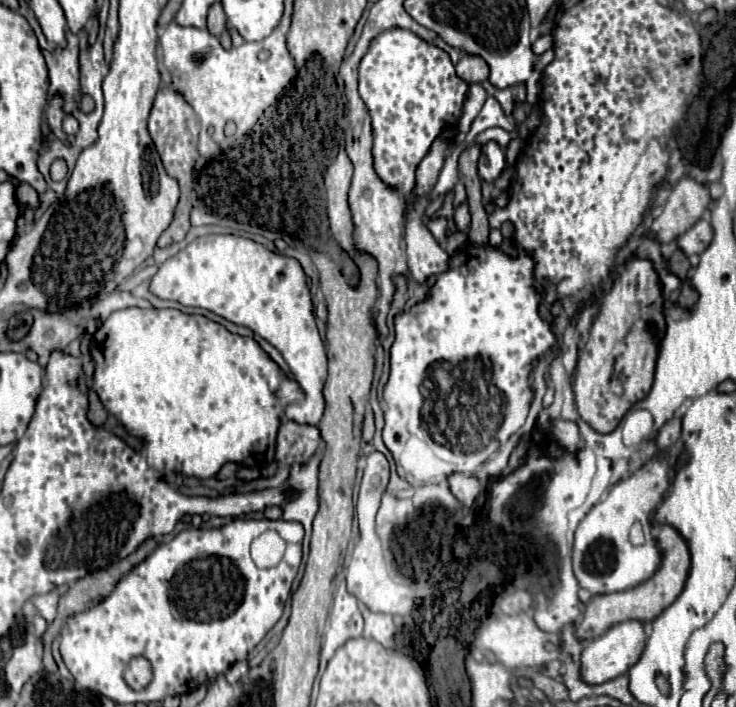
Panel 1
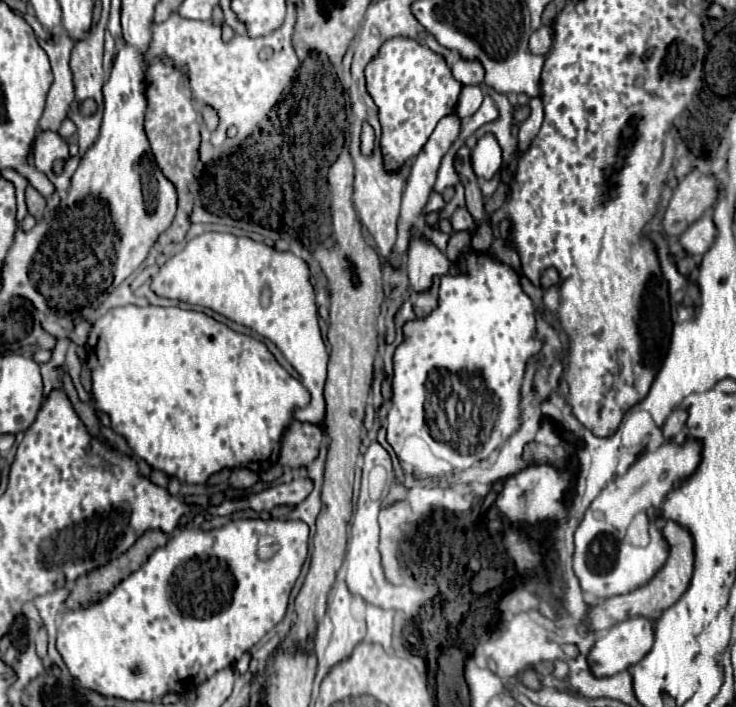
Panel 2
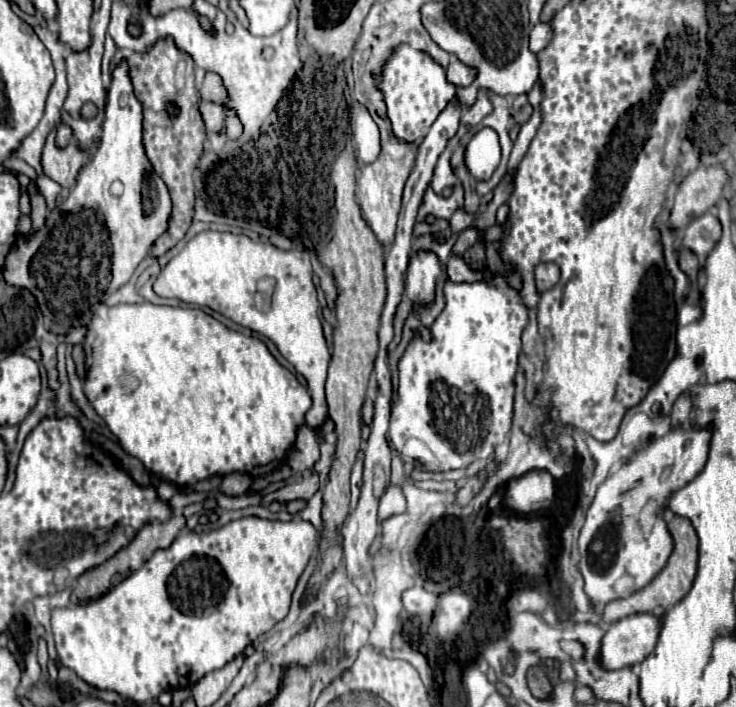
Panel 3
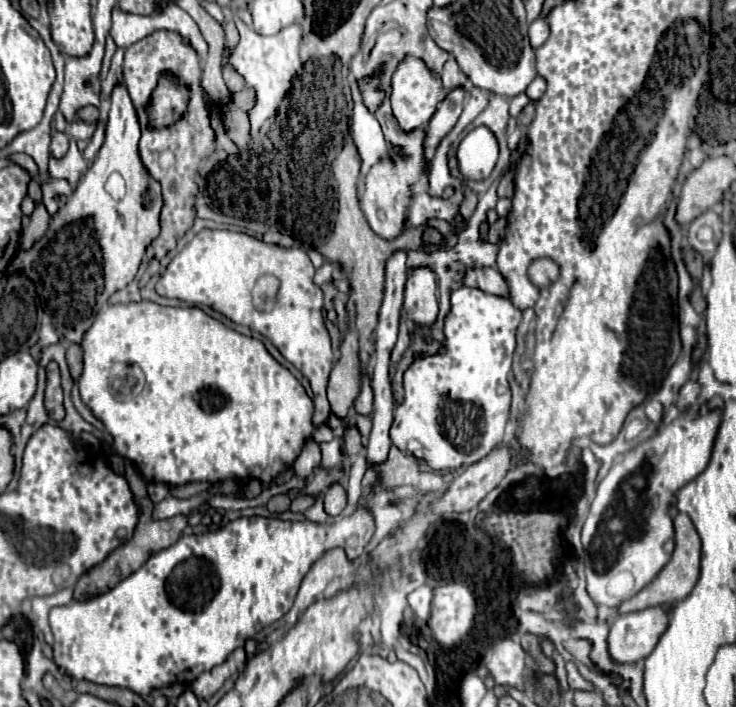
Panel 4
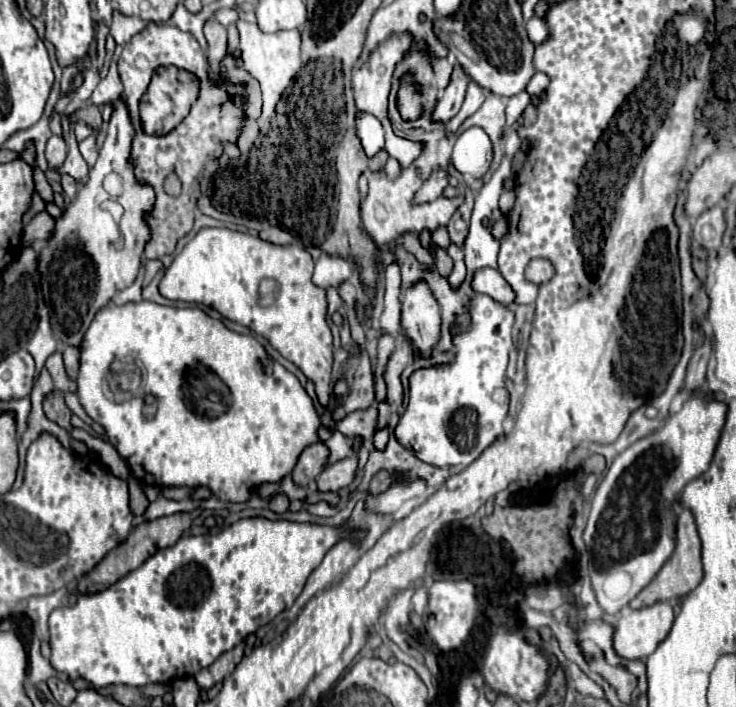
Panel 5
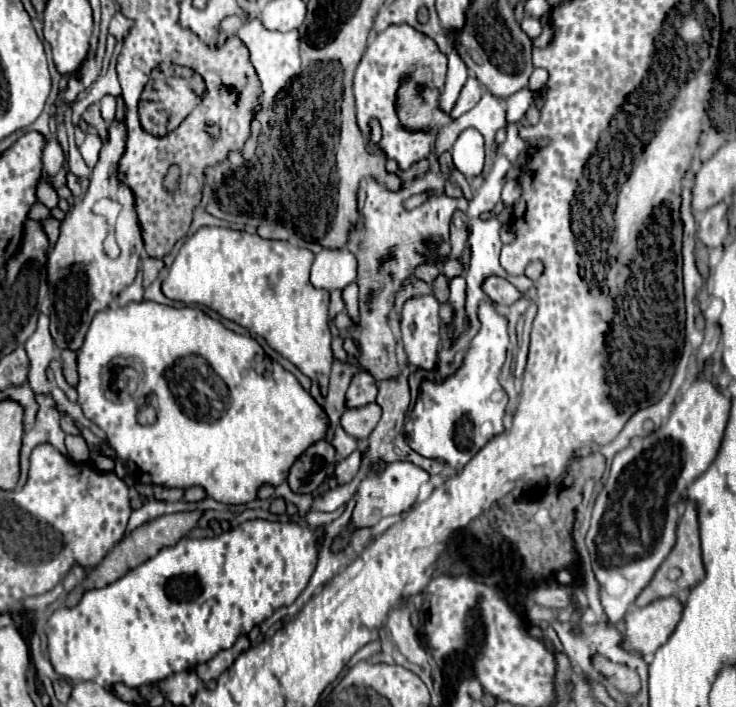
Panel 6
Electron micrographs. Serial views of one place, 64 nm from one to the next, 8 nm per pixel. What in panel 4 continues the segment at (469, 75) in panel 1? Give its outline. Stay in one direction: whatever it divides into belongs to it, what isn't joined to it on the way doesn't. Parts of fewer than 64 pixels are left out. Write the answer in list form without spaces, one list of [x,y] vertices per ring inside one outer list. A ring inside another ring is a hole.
[[[450,58],[450,62],[446,62],[442,74],[444,74],[444,82],[454,82],[454,86],[466,84],[466,76],[460,72],[456,60],[452,60],[452,58]]]

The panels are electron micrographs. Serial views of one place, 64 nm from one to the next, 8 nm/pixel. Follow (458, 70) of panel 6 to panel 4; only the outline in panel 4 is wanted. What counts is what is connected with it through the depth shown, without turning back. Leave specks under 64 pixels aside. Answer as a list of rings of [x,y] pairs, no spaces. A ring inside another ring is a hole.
[[[458,86],[452,88],[446,98],[440,102],[434,118],[430,118],[428,122],[428,134],[426,134],[426,160],[430,162],[434,156],[434,150],[438,146],[438,142],[452,130],[452,126],[456,124],[462,108],[464,108],[464,98],[466,98],[466,88]]]

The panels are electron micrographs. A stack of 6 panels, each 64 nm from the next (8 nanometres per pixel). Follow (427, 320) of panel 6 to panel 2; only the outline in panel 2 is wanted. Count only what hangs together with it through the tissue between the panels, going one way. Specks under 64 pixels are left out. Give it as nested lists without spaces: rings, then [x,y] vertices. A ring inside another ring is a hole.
[[[412,240],[408,248],[406,272],[410,288],[414,292],[426,292],[430,290],[434,276],[444,276],[448,272],[448,258],[428,240]]]

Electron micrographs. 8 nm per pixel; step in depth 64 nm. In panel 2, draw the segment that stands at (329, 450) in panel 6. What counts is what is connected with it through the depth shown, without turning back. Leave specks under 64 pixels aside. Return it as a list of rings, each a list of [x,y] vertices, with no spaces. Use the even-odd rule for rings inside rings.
[[[294,420],[282,438],[282,452],[278,462],[288,468],[308,466],[318,456],[320,444],[322,432],[318,426]]]

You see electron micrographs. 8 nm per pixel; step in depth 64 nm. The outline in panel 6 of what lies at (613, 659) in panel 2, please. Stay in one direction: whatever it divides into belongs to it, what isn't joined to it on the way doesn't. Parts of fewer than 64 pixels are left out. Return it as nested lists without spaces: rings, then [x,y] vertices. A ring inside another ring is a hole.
[[[676,596],[660,598],[644,608],[634,608],[626,614],[624,648],[638,650],[640,654],[656,652],[674,632],[682,616],[682,602]]]

